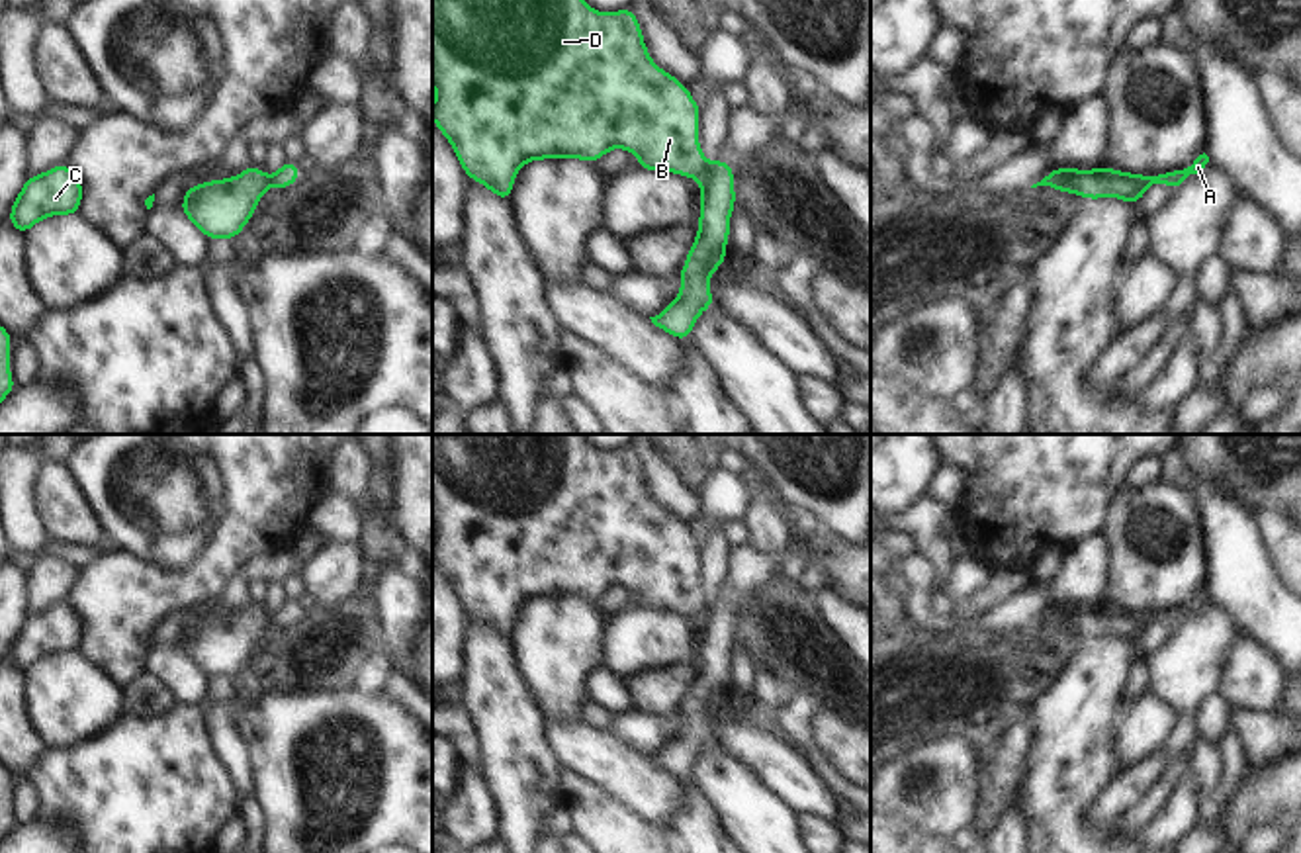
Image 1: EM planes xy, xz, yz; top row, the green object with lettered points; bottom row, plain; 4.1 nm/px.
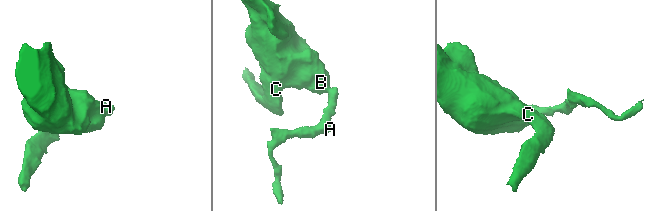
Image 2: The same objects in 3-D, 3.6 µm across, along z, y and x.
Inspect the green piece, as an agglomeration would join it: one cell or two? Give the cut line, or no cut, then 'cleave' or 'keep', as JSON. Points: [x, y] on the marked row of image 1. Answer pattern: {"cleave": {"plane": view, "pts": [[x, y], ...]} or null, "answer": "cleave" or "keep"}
{"cleave": {"plane": "xz", "pts": [[709, 165], [699, 180]]}, "answer": "cleave"}

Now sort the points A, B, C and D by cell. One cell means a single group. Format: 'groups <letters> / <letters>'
groups A / B C D

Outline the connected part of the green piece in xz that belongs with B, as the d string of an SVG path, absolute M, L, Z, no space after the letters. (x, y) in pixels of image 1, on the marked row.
M432 0L432 119L450 141L468 180L511 202L516 172L530 160L581 158L597 162L620 147L638 155L640 170L706 176L698 147L700 106L689 88L659 68L632 8L597 12L583 0Z

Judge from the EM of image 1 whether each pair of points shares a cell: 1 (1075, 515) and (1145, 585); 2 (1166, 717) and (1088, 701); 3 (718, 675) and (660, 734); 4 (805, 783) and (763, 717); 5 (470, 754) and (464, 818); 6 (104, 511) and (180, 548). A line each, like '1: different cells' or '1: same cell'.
1: different cells
2: different cells
3: different cells
4: different cells
5: same cell
6: same cell

